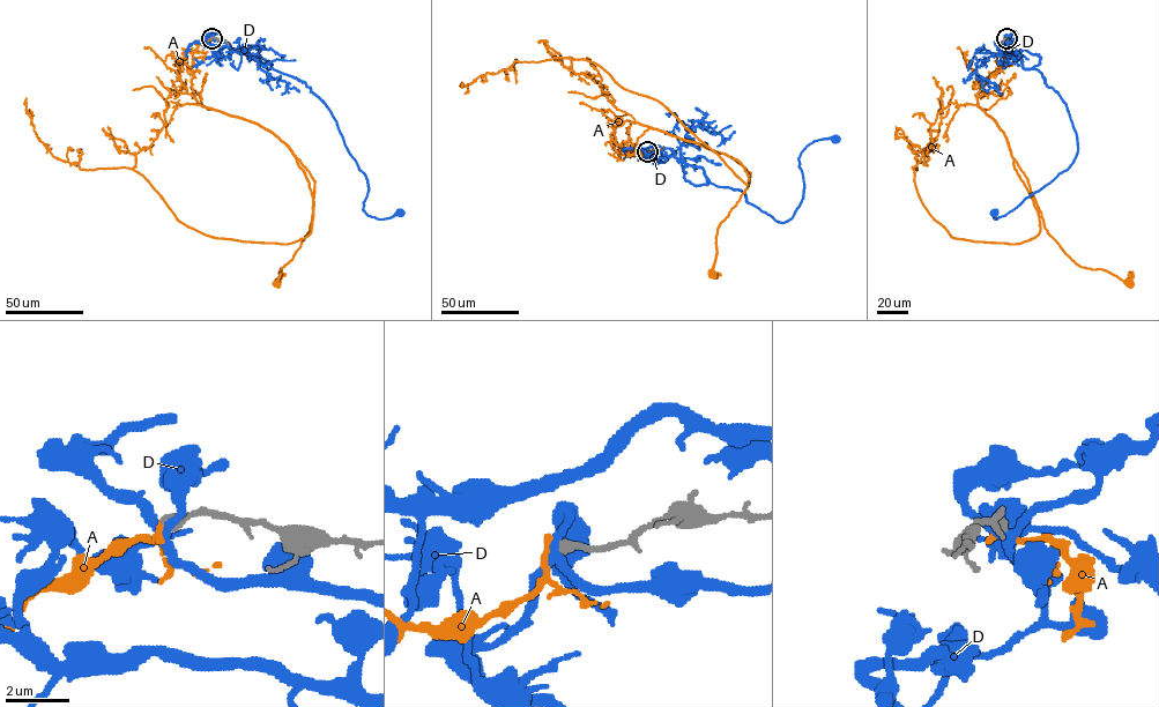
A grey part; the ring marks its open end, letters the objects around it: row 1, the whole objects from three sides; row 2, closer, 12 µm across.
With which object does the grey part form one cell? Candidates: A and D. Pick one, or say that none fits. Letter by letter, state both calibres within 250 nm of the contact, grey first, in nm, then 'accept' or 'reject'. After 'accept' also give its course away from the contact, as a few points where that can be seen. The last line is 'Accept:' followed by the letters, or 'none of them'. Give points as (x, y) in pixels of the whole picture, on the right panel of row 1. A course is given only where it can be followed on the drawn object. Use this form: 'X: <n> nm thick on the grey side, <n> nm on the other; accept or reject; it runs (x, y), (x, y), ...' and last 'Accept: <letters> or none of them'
A: 360 nm thick on the grey side, 280 nm on the other; accept; it runs (1007, 38), (1004, 62), (978, 105), (1002, 131), (1044, 228), (1078, 266), (1129, 282)
D: 360 nm thick on the grey side, 240 nm on the other; reject
Accept: A

